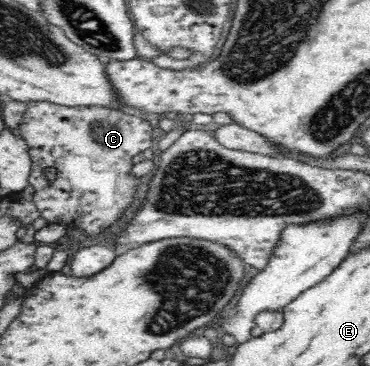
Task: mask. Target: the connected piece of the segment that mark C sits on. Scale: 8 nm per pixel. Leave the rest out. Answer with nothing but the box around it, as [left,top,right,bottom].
[18,100,156,236]

